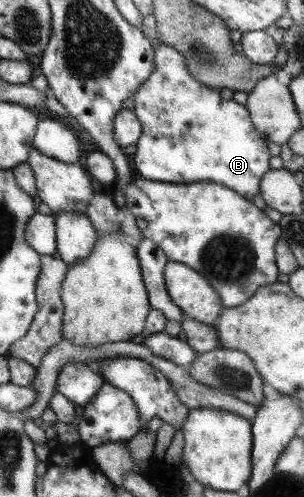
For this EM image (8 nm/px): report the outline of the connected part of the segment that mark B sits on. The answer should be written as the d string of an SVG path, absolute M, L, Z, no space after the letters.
M162 43L156 45L155 71L140 84L140 88L136 88L136 96L132 99L134 109L131 113L141 124L141 135L135 144L137 151L130 157L134 169L138 171L137 176L146 178L147 181L168 181L174 184L210 181L217 185L226 185L228 189L235 190L248 200L260 191L260 181L270 170L270 153L266 143L258 137L247 106L238 105L233 100L222 103L218 91L192 77L183 54L174 47Z

